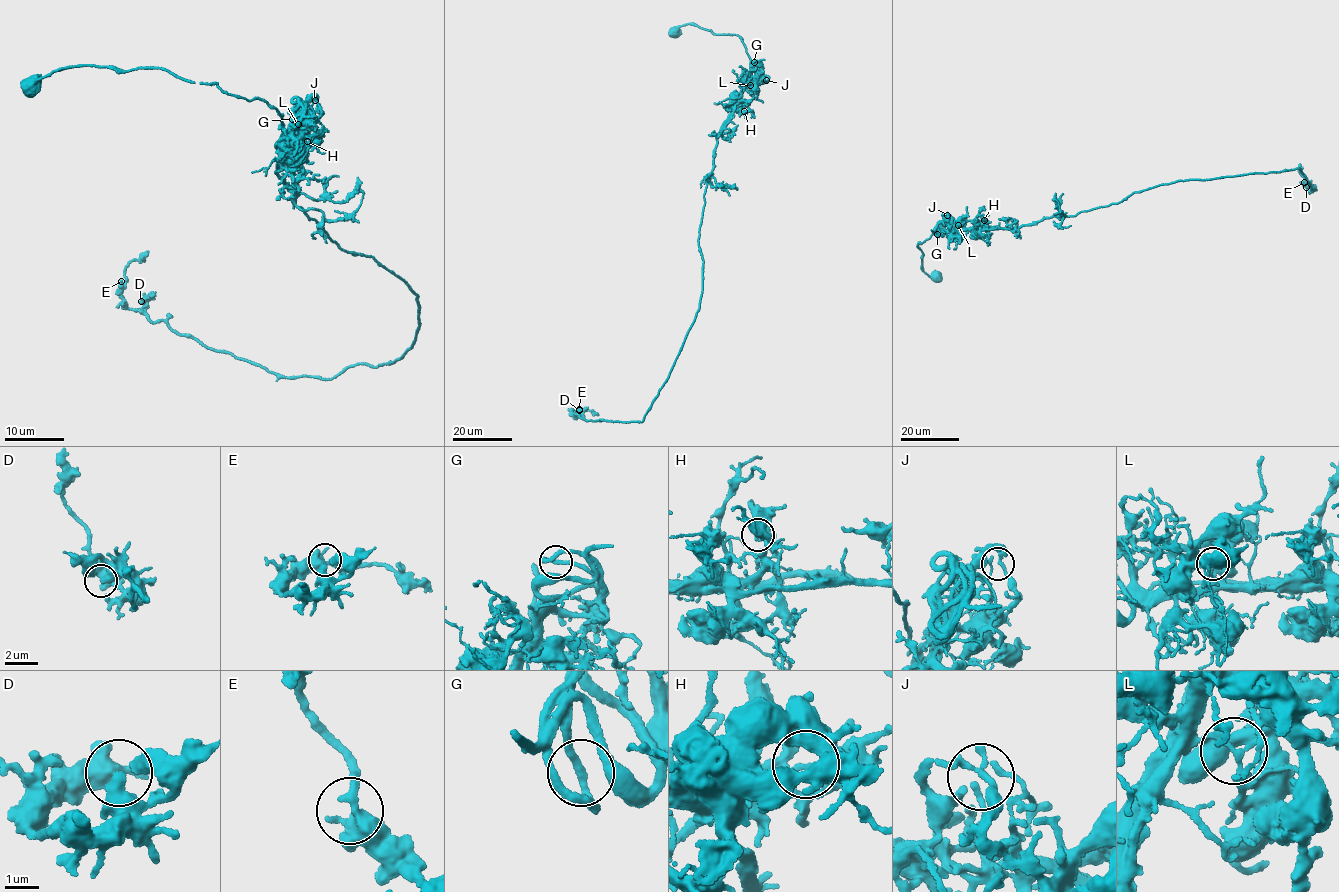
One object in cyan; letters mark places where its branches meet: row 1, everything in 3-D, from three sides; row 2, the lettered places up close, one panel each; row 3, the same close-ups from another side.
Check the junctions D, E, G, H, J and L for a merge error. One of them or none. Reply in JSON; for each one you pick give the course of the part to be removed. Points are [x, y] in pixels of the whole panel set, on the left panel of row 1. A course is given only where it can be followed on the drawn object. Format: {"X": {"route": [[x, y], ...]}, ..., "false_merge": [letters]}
{"L": {"route": [[297, 124], [290, 123], [287, 131], [297, 143], [299, 160], [293, 178], [296, 180], [308, 153]]}, "false_merge": ["L"]}

